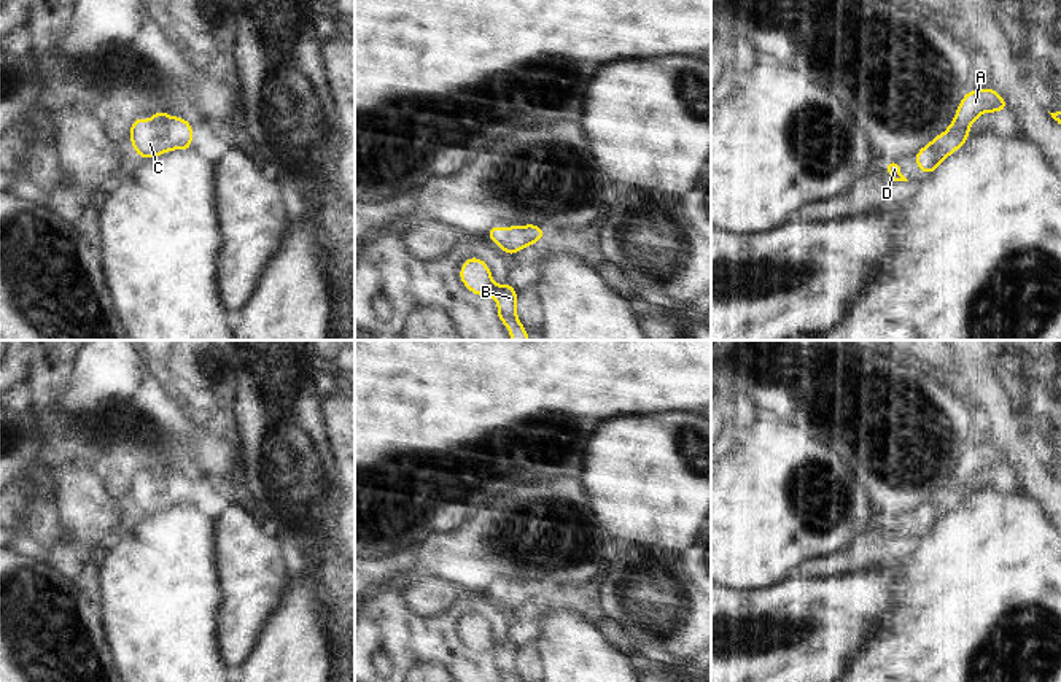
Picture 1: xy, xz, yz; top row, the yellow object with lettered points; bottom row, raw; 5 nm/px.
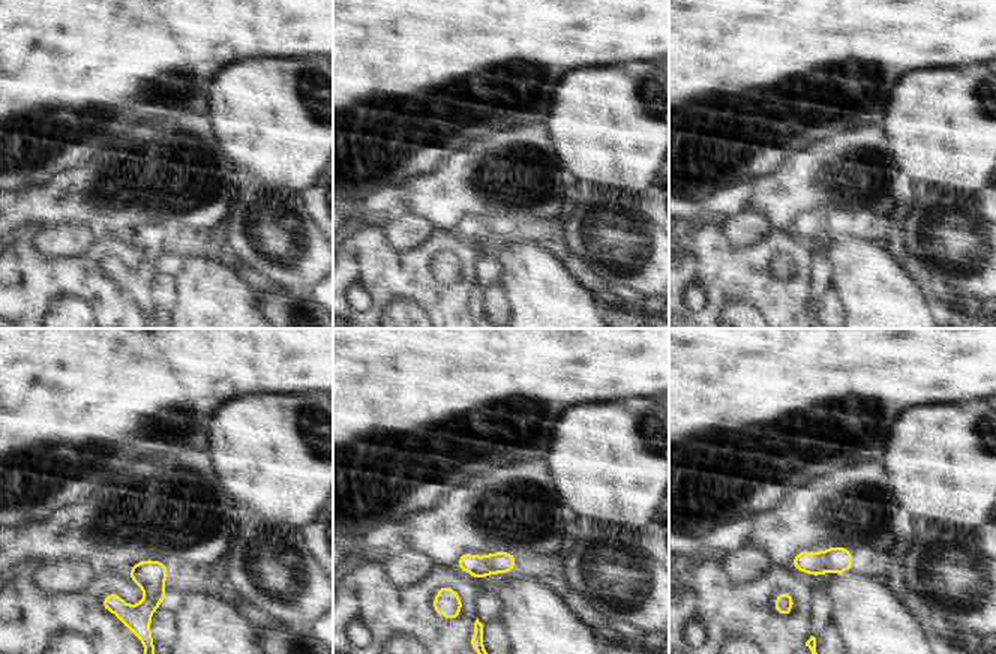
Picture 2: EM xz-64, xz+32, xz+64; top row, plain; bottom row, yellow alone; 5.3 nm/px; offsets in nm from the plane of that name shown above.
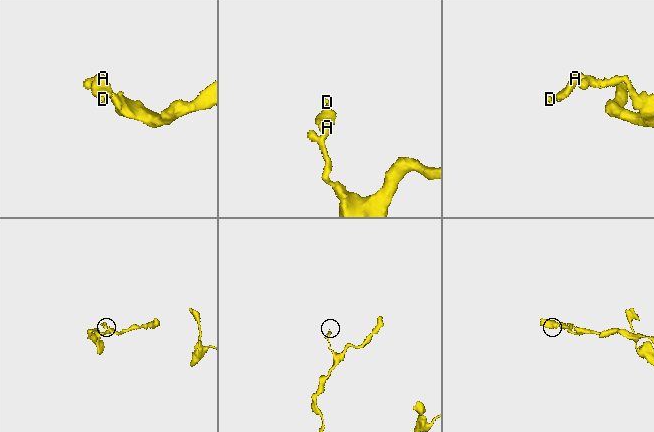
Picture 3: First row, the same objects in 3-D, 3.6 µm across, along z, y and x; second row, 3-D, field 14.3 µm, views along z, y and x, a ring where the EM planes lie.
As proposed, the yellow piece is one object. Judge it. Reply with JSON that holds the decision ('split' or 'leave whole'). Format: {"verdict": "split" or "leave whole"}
{"verdict": "leave whole"}

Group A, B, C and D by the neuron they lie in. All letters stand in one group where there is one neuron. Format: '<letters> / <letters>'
A B C D

